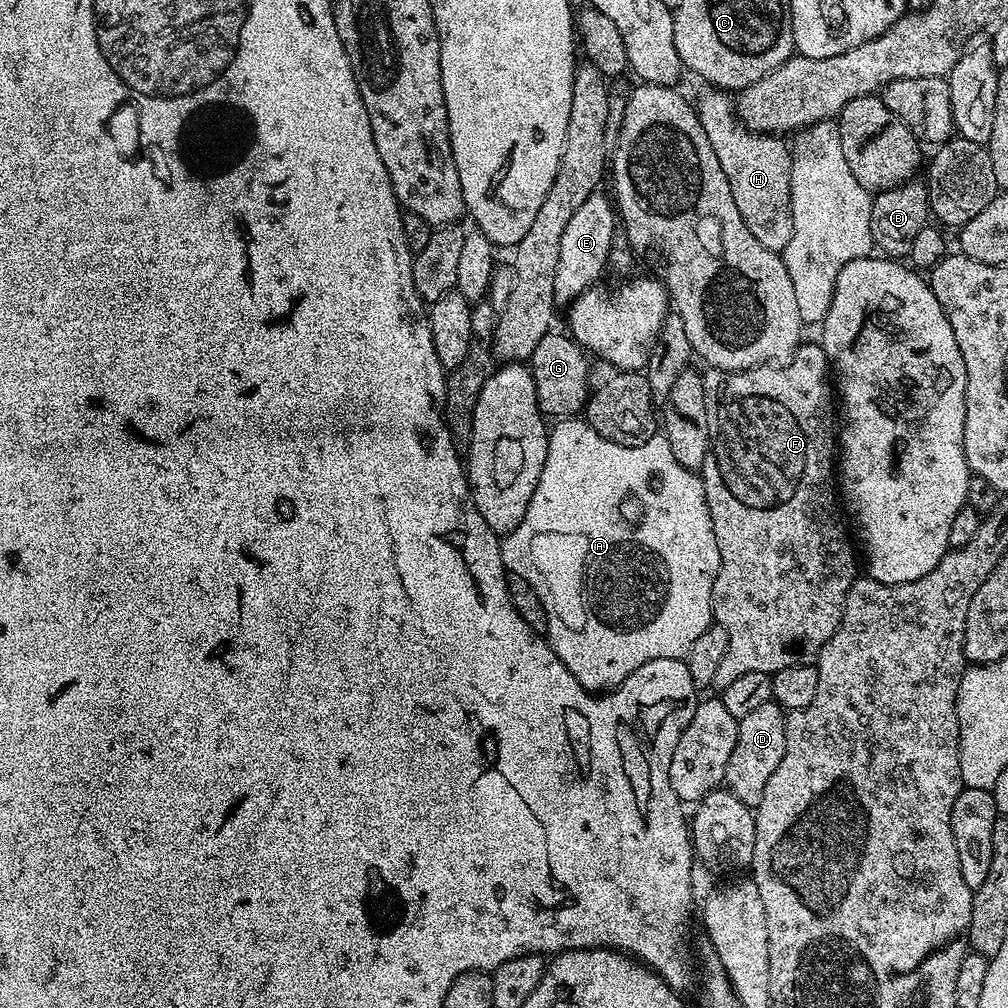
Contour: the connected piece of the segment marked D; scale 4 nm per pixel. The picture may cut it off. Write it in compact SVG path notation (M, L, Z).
M768 700L738 720L738 738L730 753L730 762L726 762L724 775L728 791L755 810L762 802L762 790L766 790L770 774L774 774L778 762L782 762L782 754L786 754L786 712L779 704Z

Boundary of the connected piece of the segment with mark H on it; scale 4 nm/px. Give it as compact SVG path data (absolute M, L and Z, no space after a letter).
M704 90L694 100L696 116L702 122L702 130L706 130L706 138L710 138L710 146L714 146L714 154L718 154L718 166L722 166L722 174L730 182L730 194L734 194L734 206L738 206L738 214L742 214L742 222L770 250L783 253L790 242L790 234L794 234L794 218L792 217L792 191L790 190L790 170L792 169L792 149L783 144L781 137L767 132L754 132L739 120L733 97L724 90Z

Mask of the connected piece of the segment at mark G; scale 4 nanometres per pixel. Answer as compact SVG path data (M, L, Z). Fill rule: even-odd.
M553 330L546 333L542 342L534 346L534 354L530 361L538 406L548 418L572 418L583 413L590 395L590 387L588 388L589 357L571 335L561 332Z

